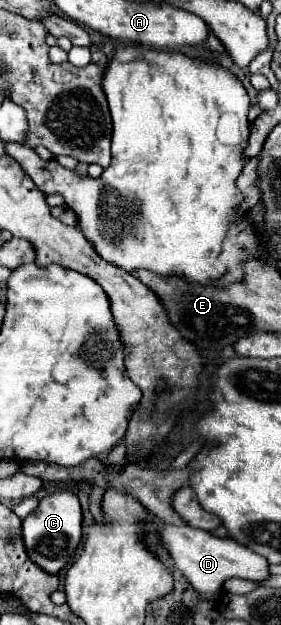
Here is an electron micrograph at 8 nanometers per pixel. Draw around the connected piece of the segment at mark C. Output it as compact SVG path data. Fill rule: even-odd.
M60 491L46 495L40 505L22 521L22 539L28 557L46 573L58 573L72 559L82 539L82 507L74 493Z

